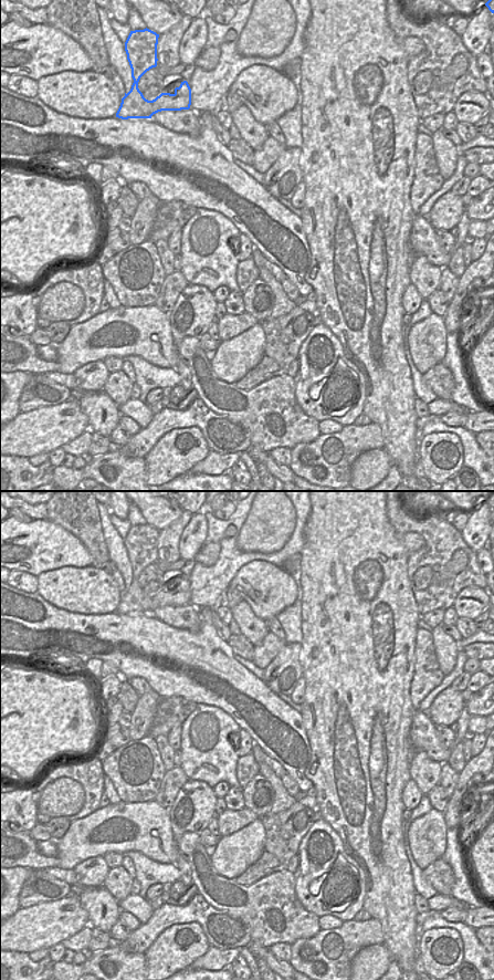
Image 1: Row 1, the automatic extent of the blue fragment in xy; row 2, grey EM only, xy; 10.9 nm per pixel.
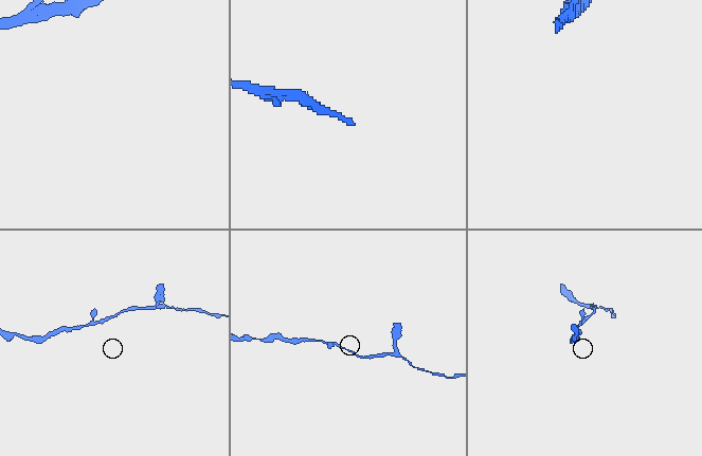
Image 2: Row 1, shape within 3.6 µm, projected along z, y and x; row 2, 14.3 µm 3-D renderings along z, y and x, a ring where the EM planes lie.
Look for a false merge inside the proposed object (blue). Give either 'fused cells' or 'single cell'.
single cell

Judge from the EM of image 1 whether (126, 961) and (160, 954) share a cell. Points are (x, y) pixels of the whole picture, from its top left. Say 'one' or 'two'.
two

